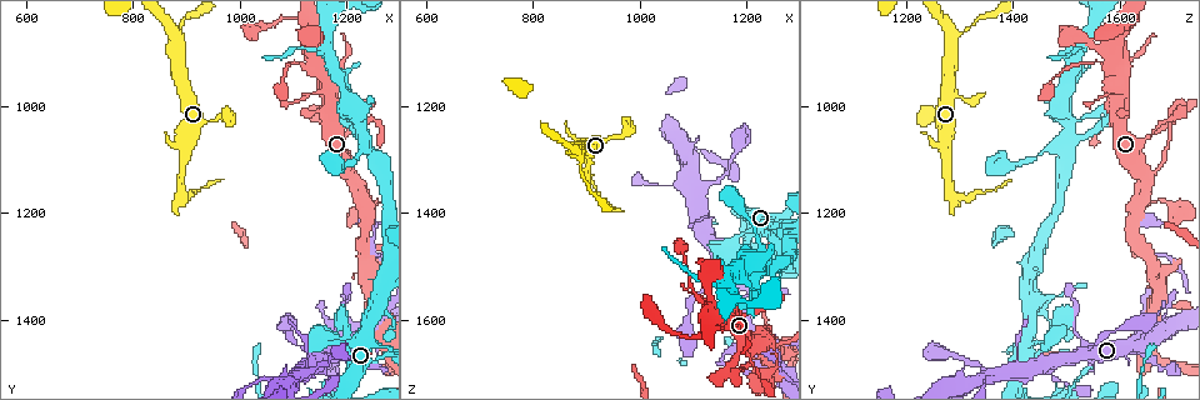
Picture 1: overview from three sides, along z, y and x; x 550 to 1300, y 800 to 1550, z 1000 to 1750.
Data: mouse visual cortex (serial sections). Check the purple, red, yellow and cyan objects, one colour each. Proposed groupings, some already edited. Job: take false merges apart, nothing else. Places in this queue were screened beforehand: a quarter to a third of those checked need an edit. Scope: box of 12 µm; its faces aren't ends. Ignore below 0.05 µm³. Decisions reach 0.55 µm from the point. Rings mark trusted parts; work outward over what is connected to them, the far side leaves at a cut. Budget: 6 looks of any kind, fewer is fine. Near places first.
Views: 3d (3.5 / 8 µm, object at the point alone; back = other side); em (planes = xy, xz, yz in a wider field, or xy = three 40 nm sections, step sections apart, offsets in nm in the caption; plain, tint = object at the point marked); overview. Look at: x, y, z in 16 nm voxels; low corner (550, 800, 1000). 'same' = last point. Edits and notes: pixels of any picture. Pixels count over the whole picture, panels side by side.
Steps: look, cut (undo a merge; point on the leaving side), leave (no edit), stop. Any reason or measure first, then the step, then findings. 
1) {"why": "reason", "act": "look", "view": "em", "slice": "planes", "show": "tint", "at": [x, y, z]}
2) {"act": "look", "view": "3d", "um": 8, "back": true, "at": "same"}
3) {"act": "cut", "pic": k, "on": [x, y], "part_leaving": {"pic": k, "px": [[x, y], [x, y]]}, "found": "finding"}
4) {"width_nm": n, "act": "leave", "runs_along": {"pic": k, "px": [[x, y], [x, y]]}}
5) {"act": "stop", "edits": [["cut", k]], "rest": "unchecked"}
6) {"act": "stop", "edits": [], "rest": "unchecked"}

{"why": "small branch off a trunk", "act": "look", "view": "em", "slice": "planes", "show": "tint", "at": [1230, 1265, 1635]}

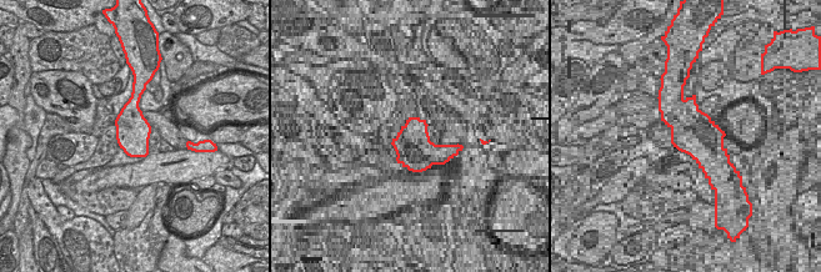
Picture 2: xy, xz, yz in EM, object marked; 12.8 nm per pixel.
{"why": "wider look", "act": "look", "view": "3d", "um": 3.5, "at": "same"}

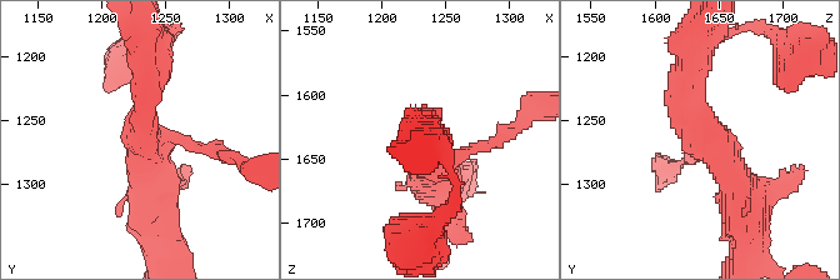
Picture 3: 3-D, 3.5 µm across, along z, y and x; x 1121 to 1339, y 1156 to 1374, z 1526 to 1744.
{"act": "leave", "found": "all the same cell"}

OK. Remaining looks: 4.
{"why": "thick turns thin", "act": "look", "view": "3d", "um": 8, "at": [1260, 1430, 1645]}

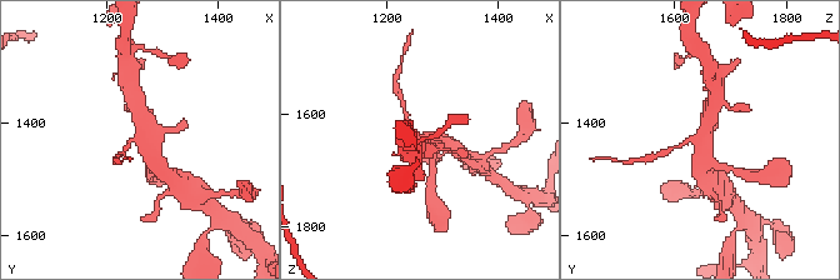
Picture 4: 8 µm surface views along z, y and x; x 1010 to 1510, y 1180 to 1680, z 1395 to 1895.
{"arms": 3, "arm_widths_nm": [150, 450, 450], "act": "look", "view": "em", "slice": "xy", "step": 5, "show": "tint", "at": [1260, 1420, 1645]}

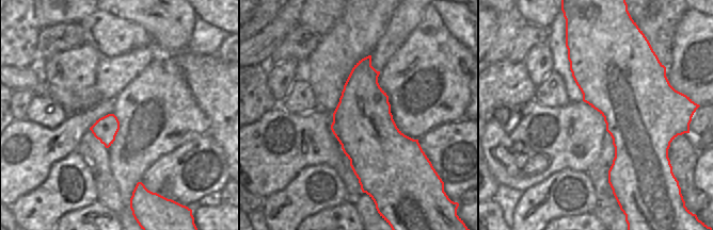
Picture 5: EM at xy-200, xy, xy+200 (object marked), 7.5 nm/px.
{"act": "cut", "pic": 4, "on": [663, 153], "found": "a second cell is stuck on"}

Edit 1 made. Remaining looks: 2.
{"act": "stop", "edits": [["cut", 4]], "rest": "unchecked"}

